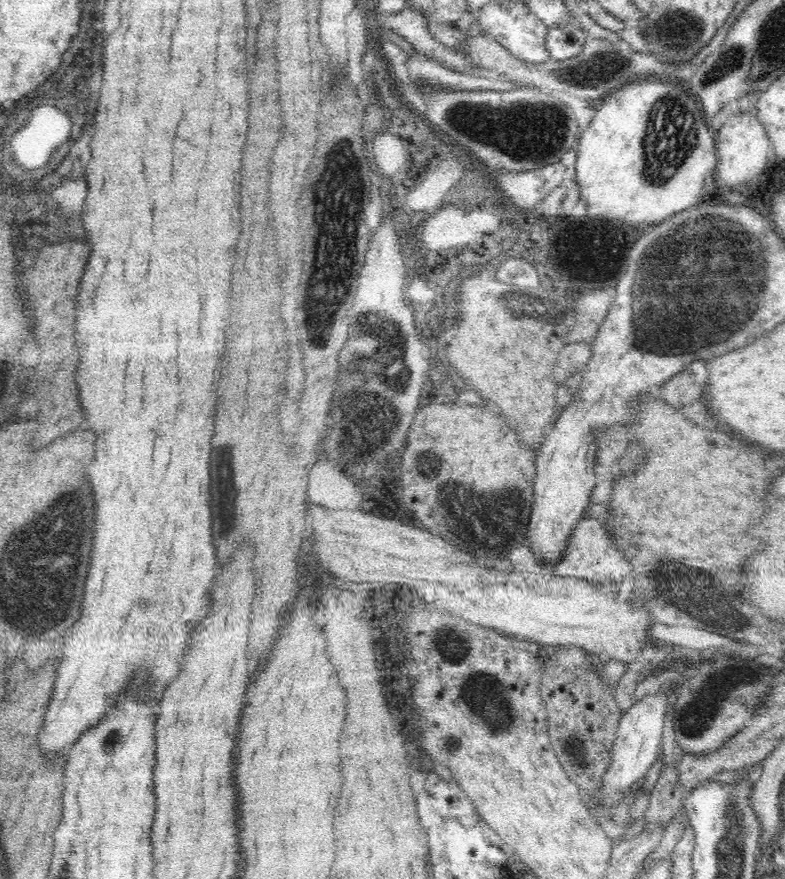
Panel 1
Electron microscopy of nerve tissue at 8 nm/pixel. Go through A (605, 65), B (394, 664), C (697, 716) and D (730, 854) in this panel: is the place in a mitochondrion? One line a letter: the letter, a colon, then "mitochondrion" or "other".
A: mitochondrion
B: other
C: mitochondrion
D: mitochondrion

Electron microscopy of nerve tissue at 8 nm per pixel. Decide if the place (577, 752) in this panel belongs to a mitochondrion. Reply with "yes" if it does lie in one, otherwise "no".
yes

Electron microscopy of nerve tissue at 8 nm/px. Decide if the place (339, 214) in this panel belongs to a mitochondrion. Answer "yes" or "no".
yes

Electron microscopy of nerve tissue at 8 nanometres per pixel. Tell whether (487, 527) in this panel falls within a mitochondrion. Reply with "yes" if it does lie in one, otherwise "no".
yes

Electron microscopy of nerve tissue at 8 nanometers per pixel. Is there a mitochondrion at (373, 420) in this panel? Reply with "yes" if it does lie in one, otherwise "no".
yes

